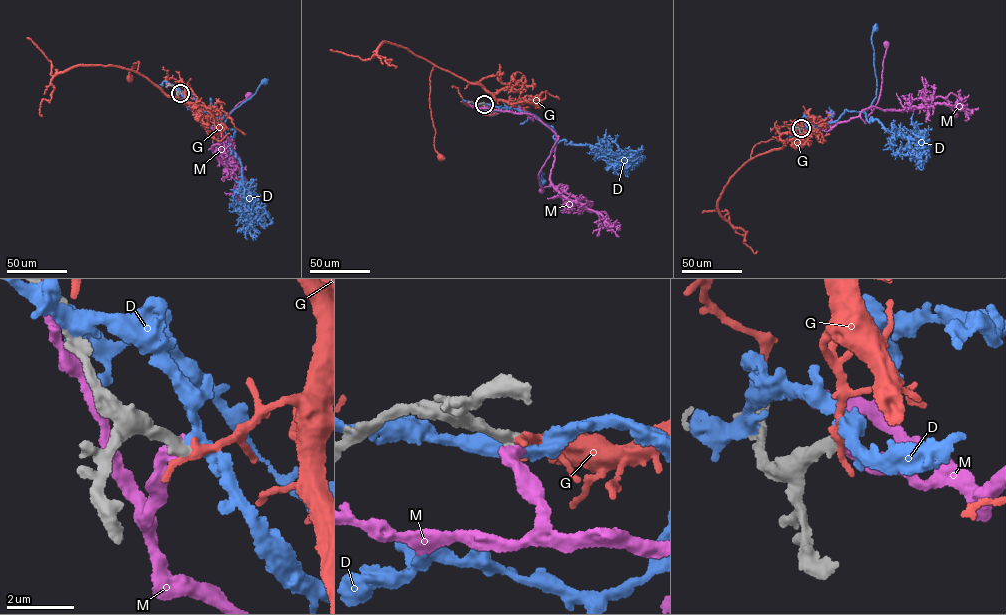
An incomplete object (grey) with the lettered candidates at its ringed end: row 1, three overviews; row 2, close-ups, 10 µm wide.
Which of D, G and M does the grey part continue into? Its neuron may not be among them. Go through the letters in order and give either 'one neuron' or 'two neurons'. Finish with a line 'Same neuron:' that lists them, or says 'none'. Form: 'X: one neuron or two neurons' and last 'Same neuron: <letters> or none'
D: two neurons
G: two neurons
M: two neurons
Same neuron: none

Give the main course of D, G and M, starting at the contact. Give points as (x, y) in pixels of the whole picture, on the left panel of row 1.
D: (180, 93), (198, 113), (221, 128), (235, 131), (229, 140), (223, 128), (225, 120), (264, 82)
G: (180, 93), (184, 92), (183, 103), (137, 72), (138, 61), (129, 76)
M: (180, 93), (180, 97), (206, 126), (219, 130), (231, 141), (226, 148), (218, 130), (220, 121), (248, 95)

